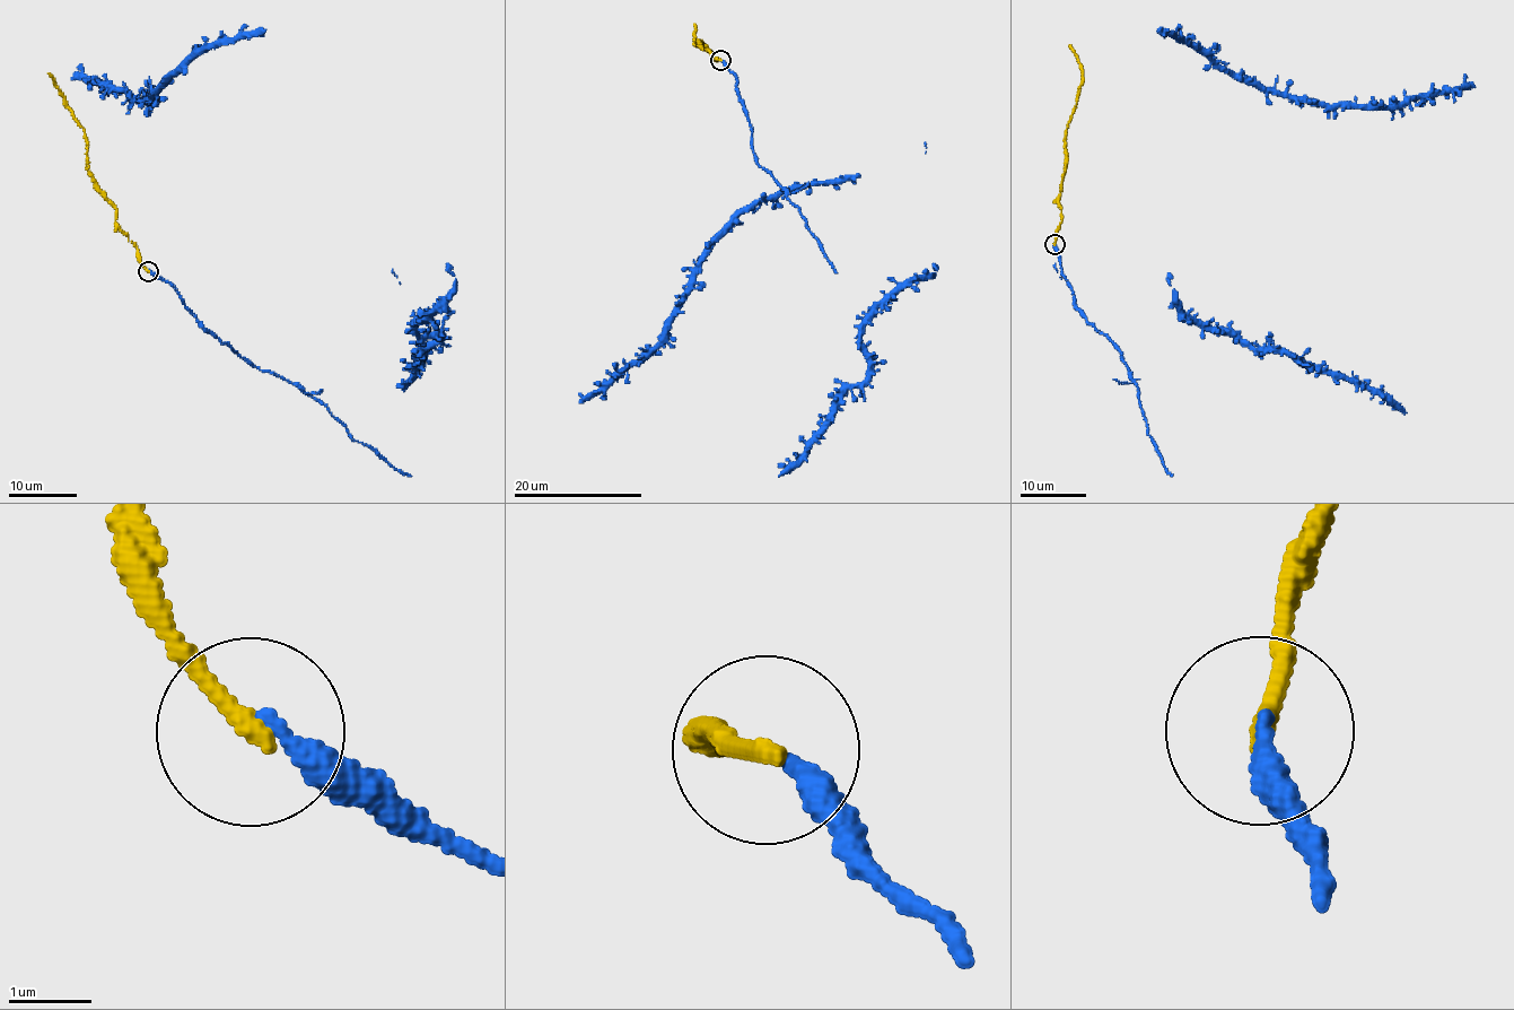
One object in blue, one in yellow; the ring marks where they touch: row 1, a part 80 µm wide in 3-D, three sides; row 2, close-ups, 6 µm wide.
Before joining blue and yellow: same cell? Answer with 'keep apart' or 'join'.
join

